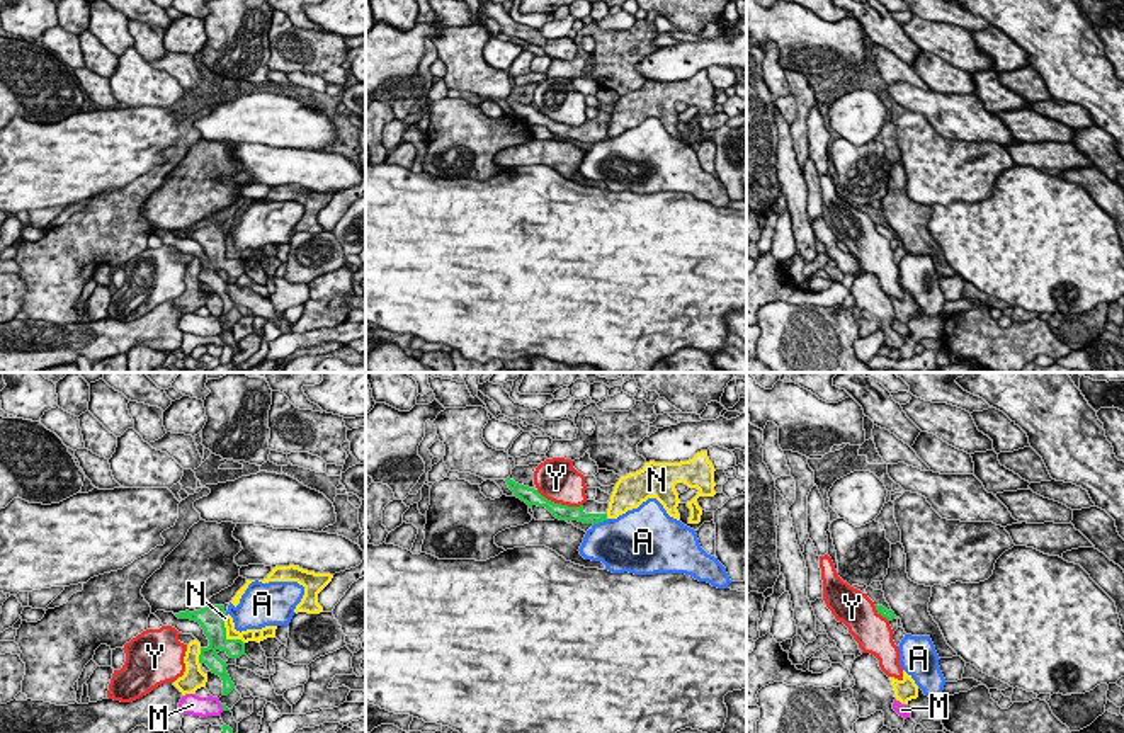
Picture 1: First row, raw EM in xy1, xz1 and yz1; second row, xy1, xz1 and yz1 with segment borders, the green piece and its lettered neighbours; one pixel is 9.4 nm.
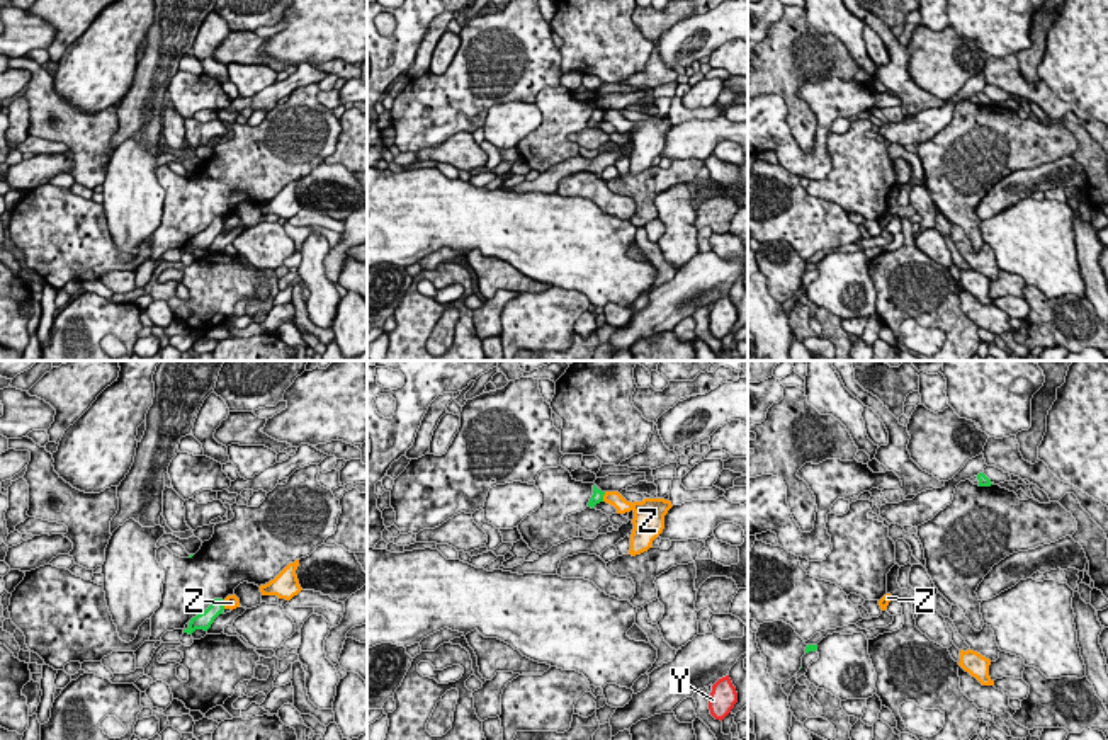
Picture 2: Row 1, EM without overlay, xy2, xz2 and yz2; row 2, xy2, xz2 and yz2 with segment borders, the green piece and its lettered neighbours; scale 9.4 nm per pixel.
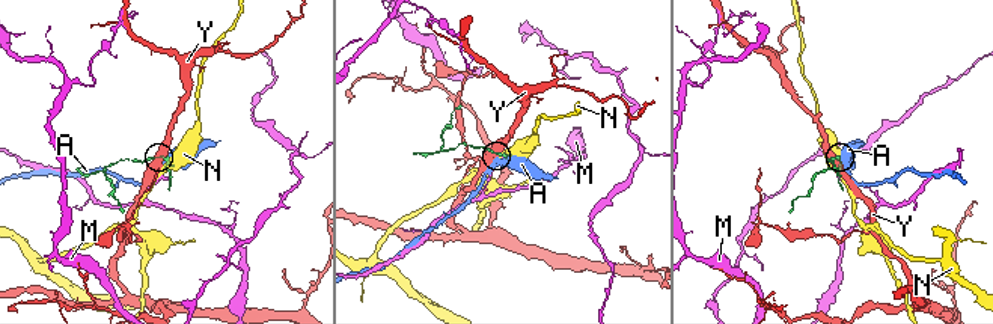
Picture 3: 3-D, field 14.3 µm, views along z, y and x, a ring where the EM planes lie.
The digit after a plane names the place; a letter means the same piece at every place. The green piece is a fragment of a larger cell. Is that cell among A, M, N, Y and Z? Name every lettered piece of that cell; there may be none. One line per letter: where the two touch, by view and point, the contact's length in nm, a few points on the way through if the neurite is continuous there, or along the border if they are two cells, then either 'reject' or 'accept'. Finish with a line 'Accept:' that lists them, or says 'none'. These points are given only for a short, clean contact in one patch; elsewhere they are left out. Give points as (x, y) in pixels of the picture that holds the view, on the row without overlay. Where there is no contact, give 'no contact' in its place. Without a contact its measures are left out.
A: meets green in xz1 at (601, 140); contact 150 nm long; border along xz1 (607, 138), (594, 143); reject
M: meets green in xy1 at (221, 325); contact 70 nm long; border along xy1 (220, 323), (223, 329); reject
N: meets green in xy1 at (225, 254); contact 320 nm long; reject
Y: meets green in xz1 at (560, 123); contact 480 nm long; reject
Z: meets green in xz2 at (602, 116); contact 100 nm long; border along xz2 (605, 111), (602, 119); reject
Accept: none

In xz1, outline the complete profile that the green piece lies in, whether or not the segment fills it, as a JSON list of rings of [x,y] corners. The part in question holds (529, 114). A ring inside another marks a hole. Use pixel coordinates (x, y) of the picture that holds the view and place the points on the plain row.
[[[507,97],[505,100],[517,117],[525,121],[529,126],[546,126],[559,139],[578,139],[583,143],[599,143],[607,139],[609,121],[599,122],[595,119],[587,119],[580,126],[568,126],[551,121],[546,116],[542,116],[537,109],[519,104],[510,97]]]

